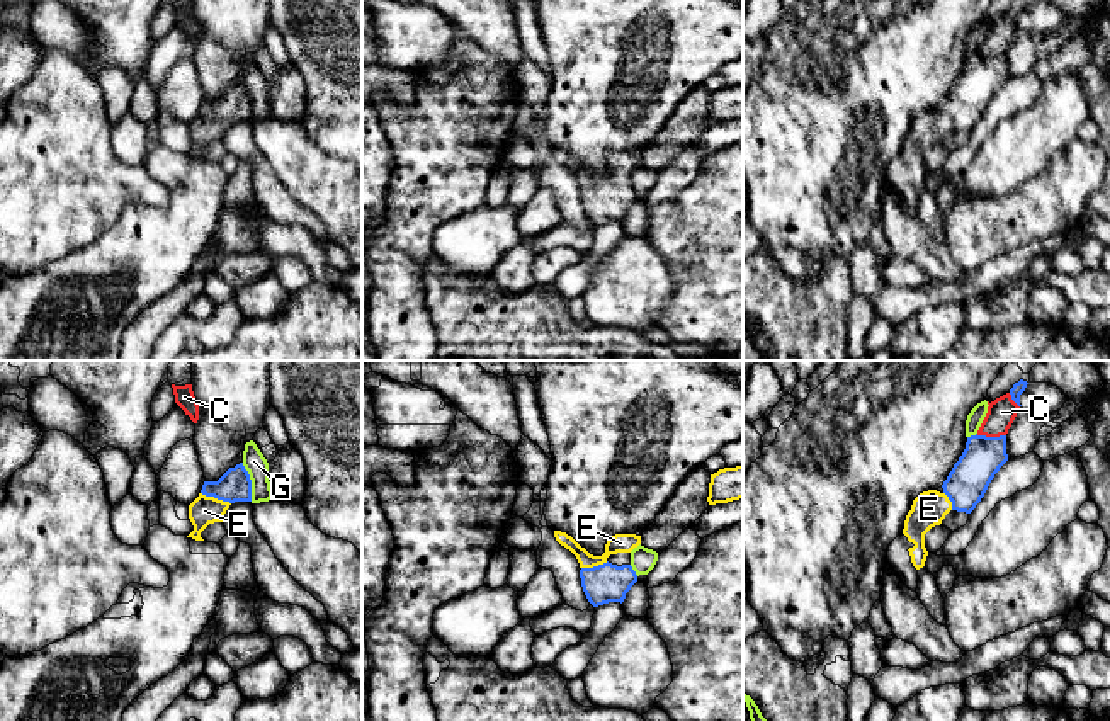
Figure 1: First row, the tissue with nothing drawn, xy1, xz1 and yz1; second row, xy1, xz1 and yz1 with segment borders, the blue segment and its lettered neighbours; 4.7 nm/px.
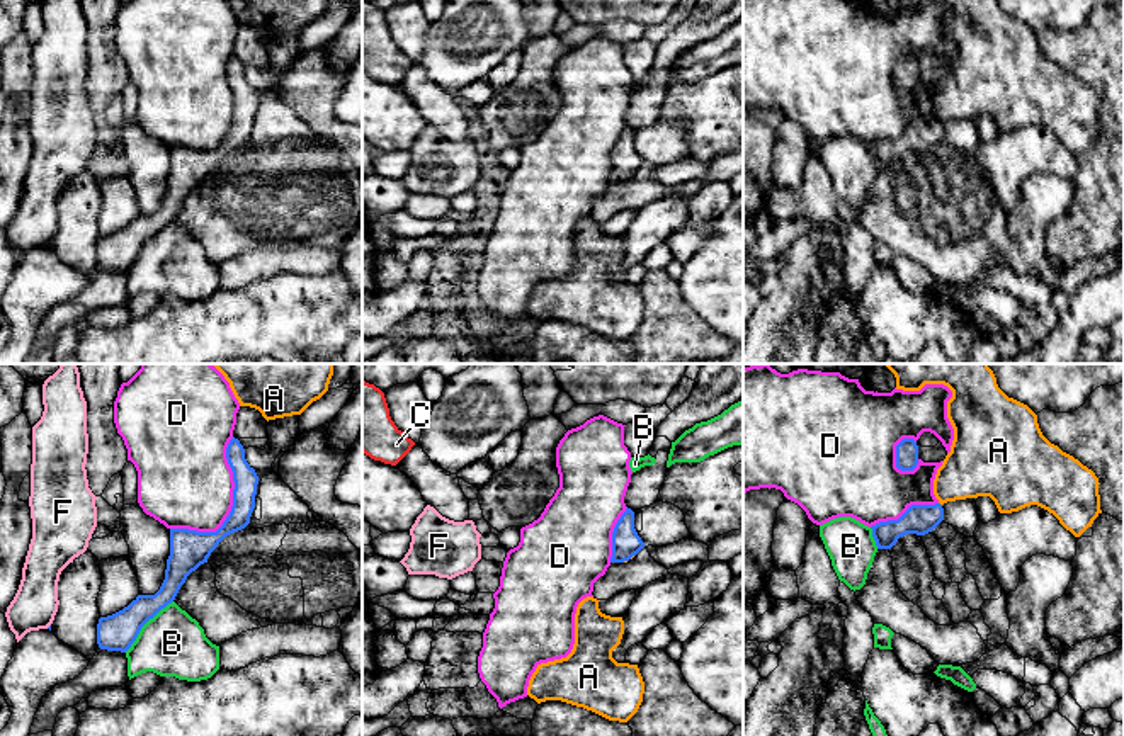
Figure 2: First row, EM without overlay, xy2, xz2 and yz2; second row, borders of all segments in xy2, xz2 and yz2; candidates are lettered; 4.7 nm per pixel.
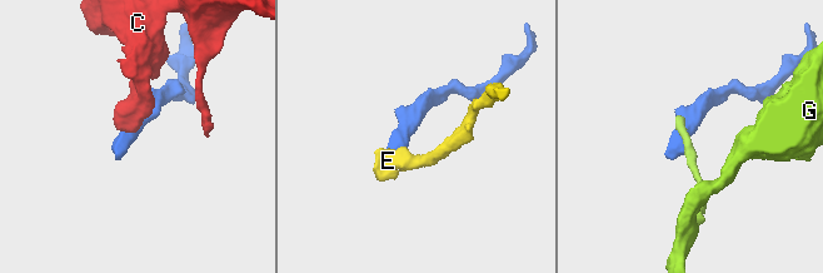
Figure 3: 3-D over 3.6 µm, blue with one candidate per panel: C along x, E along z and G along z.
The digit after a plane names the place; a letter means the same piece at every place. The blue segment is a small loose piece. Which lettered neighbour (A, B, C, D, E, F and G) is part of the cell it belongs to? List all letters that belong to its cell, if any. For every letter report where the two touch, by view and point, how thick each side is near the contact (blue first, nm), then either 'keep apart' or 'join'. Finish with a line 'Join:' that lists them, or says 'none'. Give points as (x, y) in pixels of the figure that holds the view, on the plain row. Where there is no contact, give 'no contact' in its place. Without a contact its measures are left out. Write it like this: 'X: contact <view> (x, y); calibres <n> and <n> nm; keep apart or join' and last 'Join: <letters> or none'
A: contact xz2 (631, 175); calibres 140 and 20 nm; keep apart
B: contact xy2 (145, 242); calibres 180 and 300 nm; keep apart
C: contact yz1 (991, 56); calibres 190 and 140 nm; keep apart
D: contact xy2 (232, 126); calibres 140 and 440 nm; keep apart
E: contact xy1 (216, 116); calibres 160 and 140 nm; join
F: no contact; keep apart
G: contact xy1 (250, 101); calibres 160 and 110 nm; keep apart
Join: E

